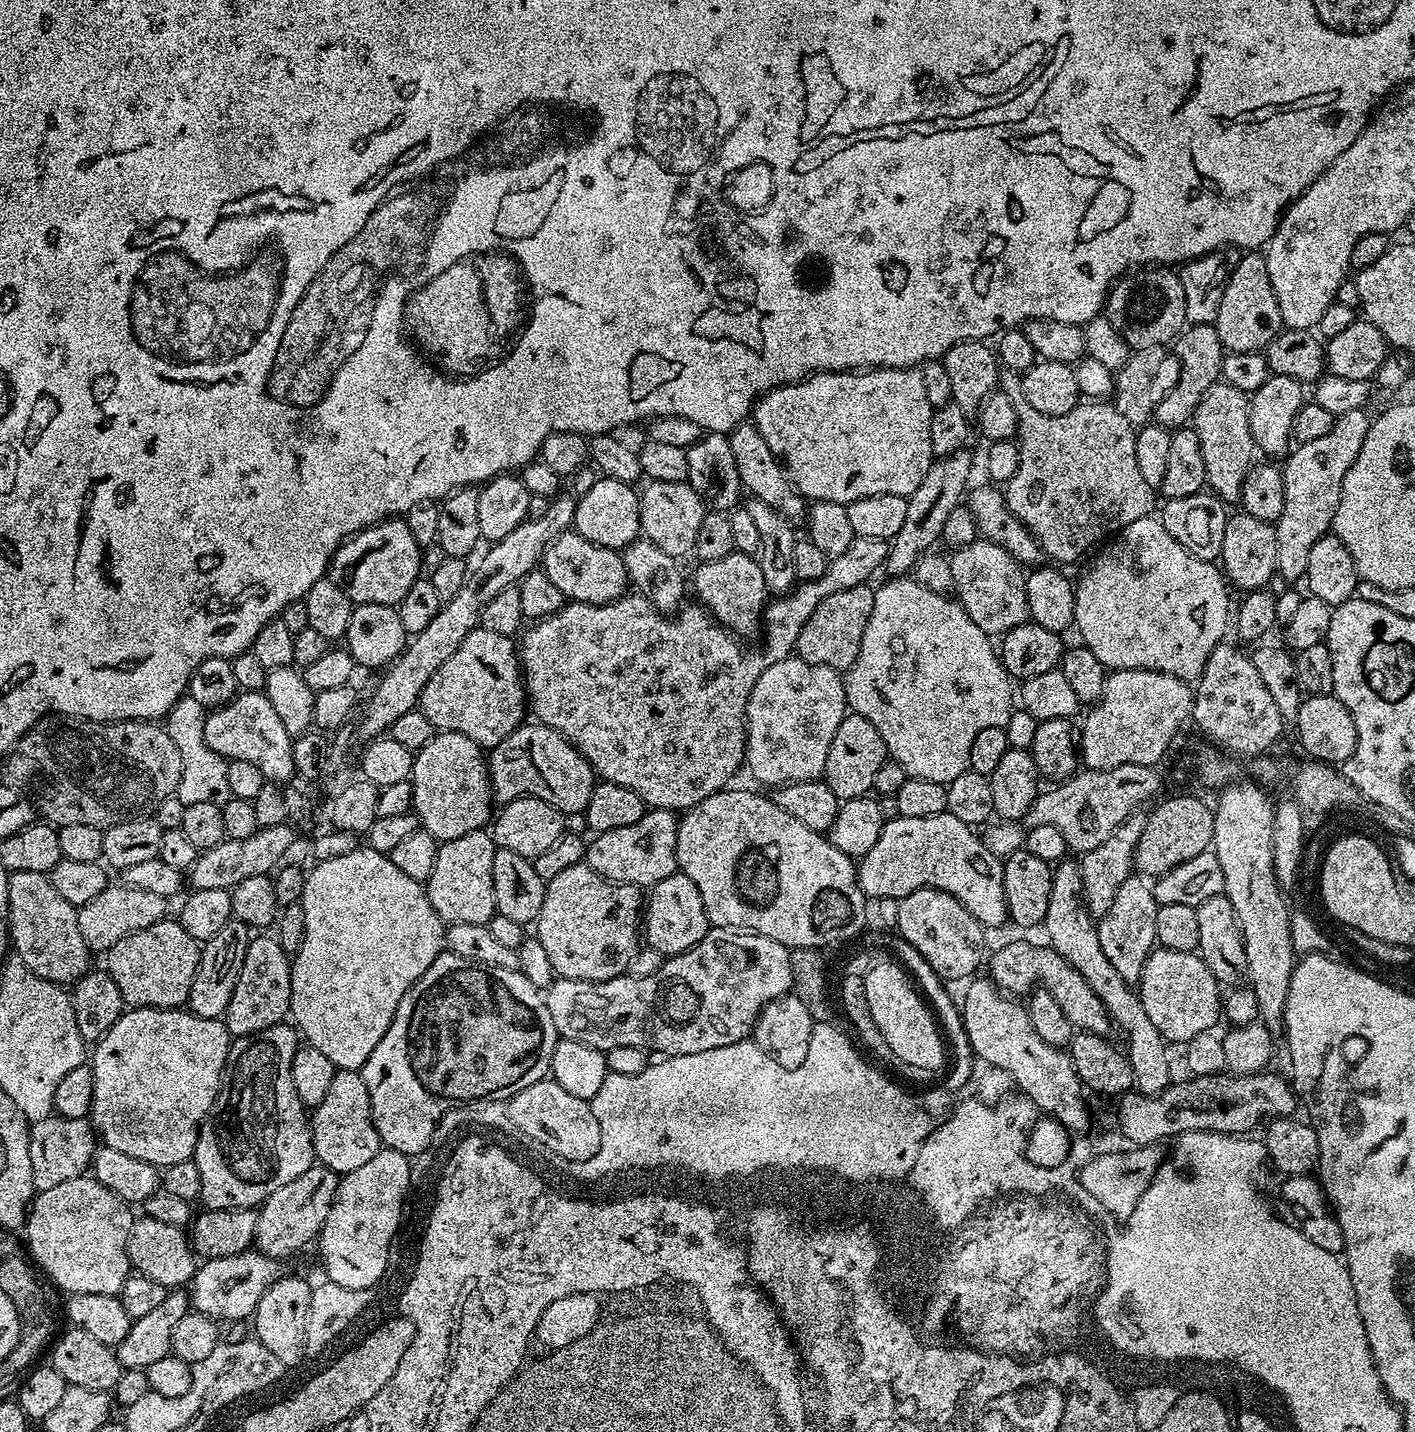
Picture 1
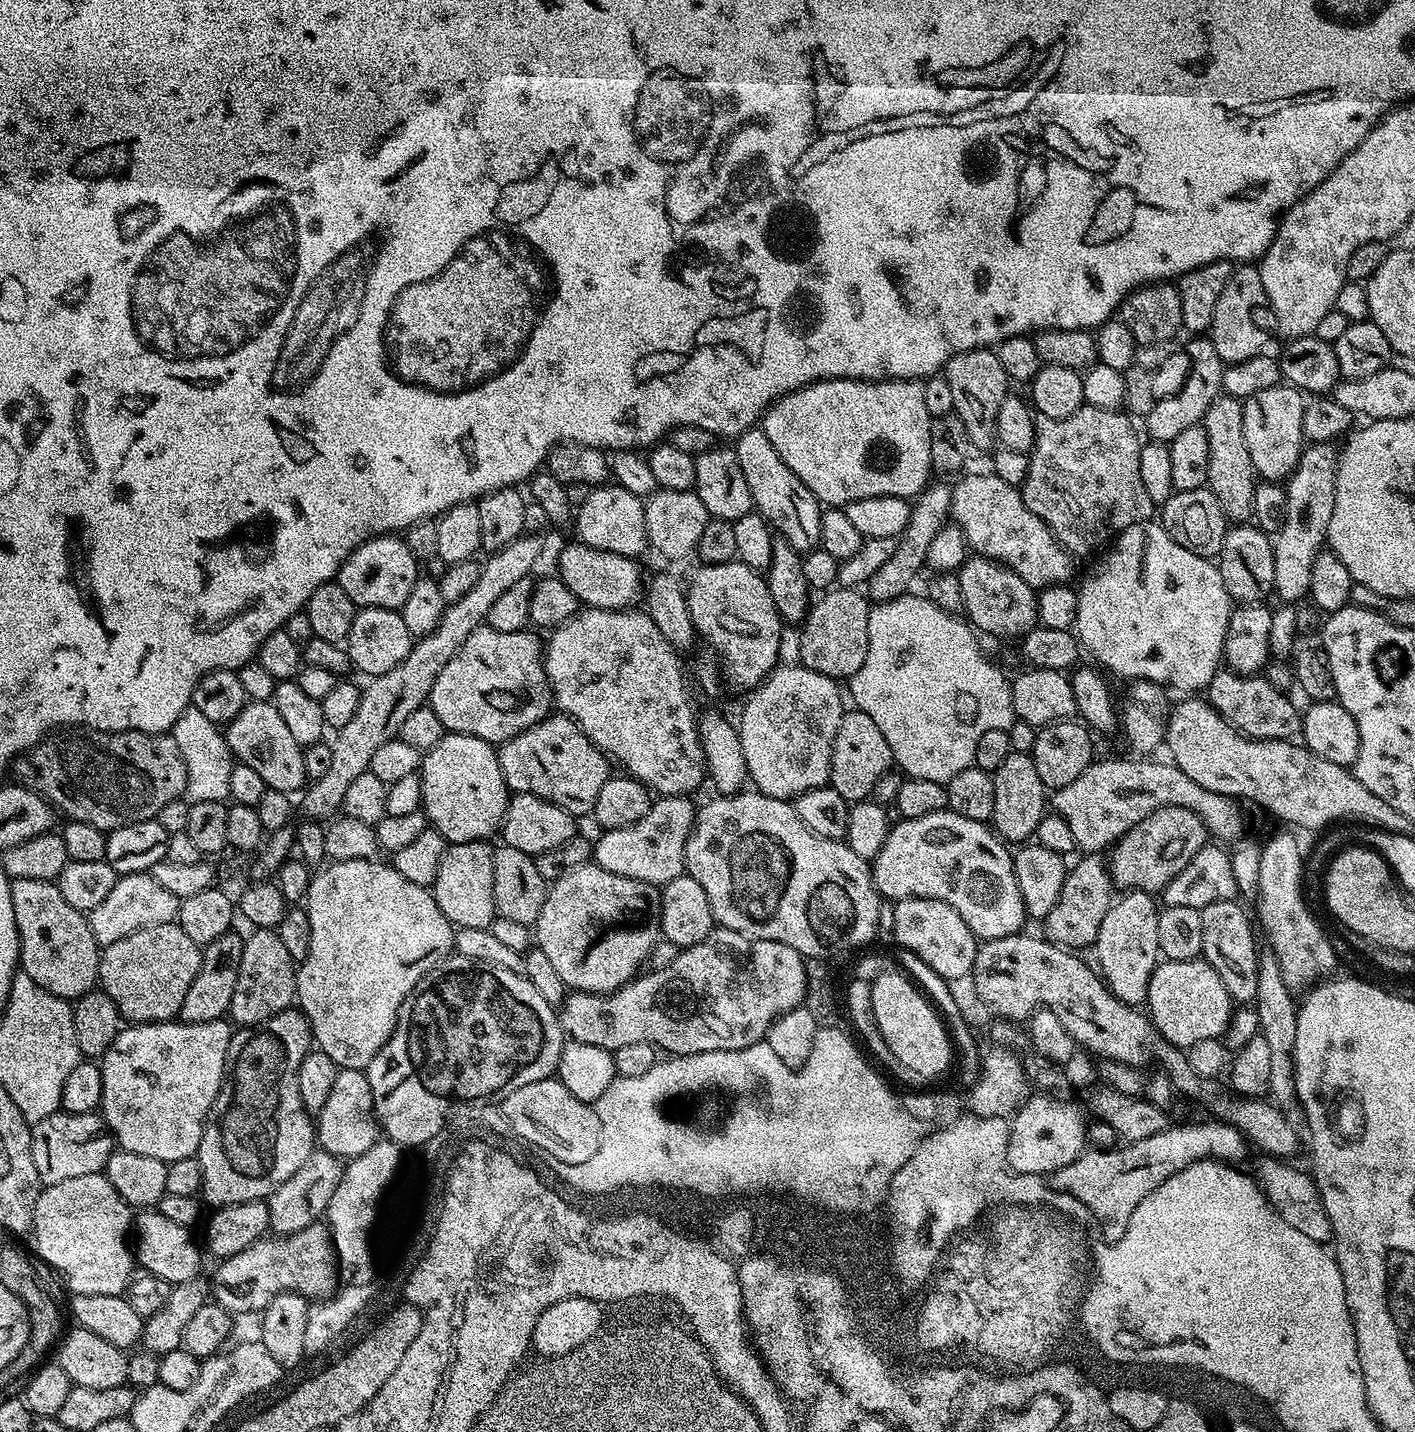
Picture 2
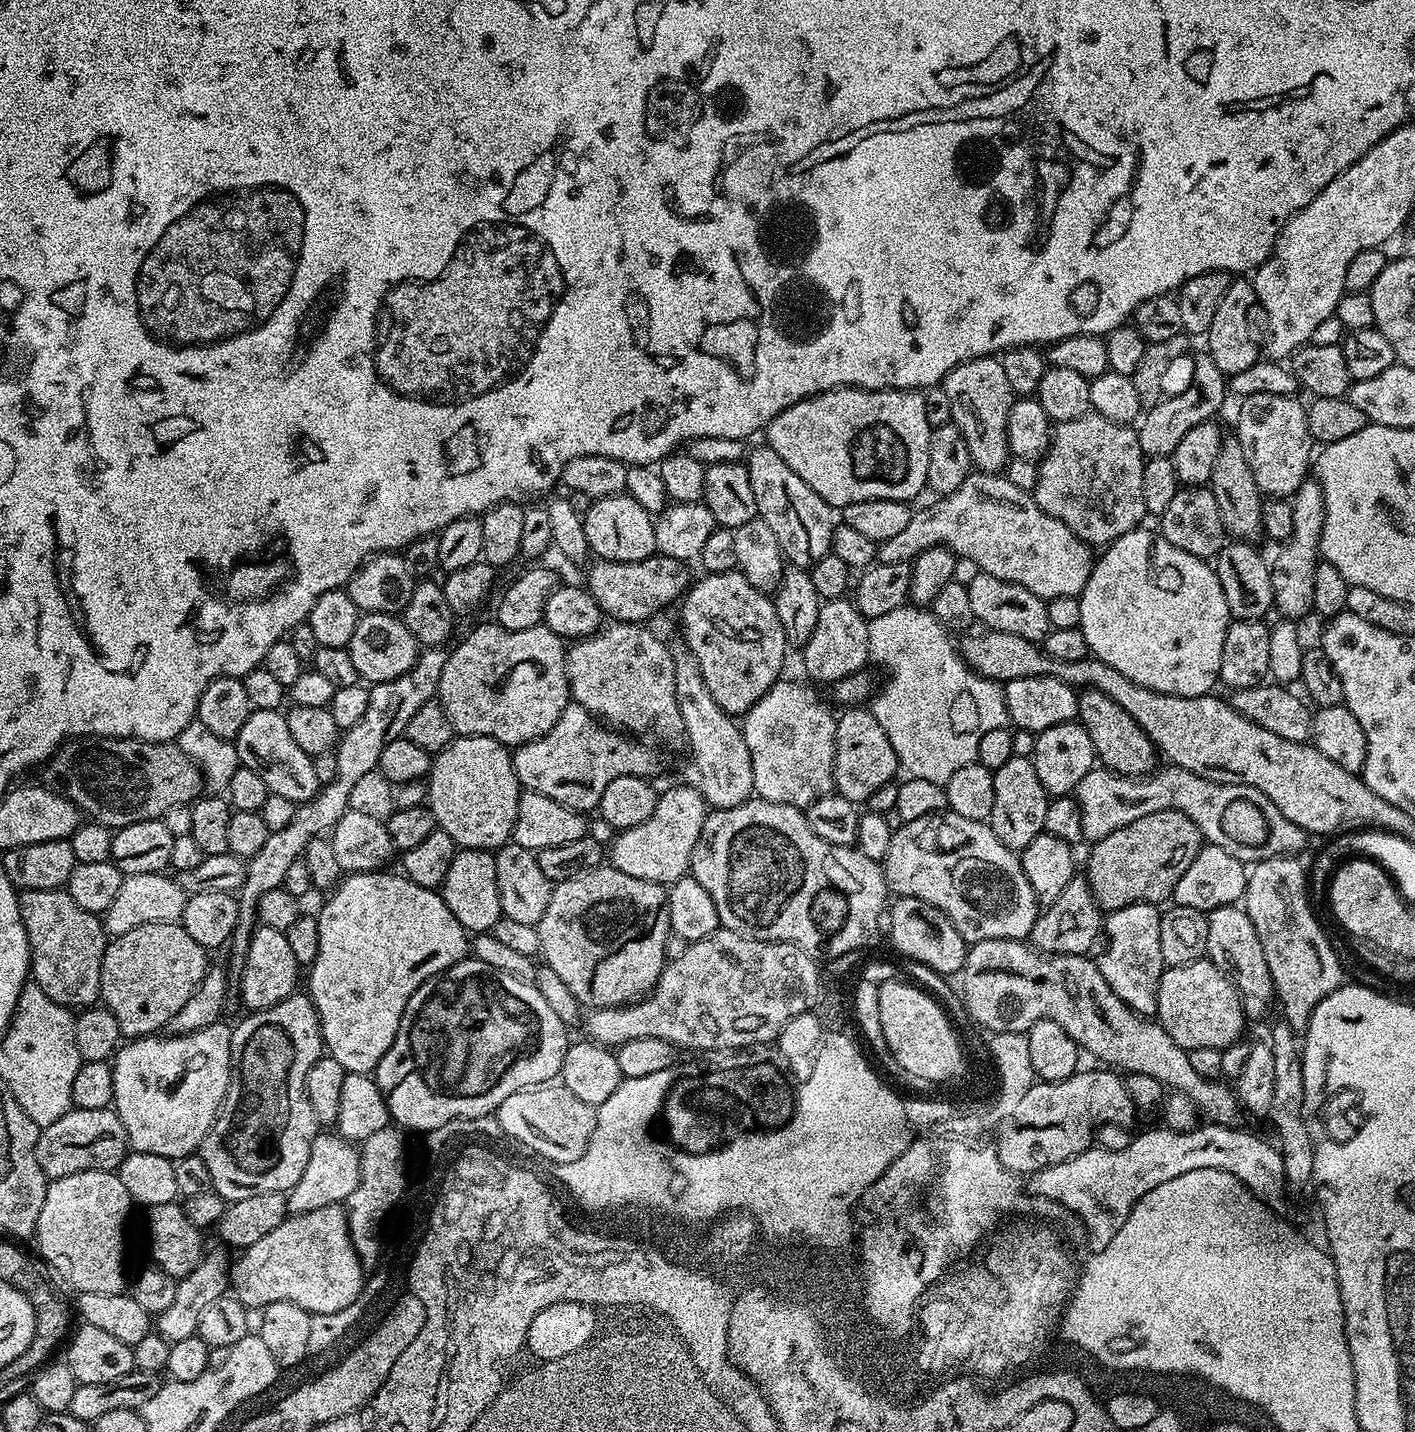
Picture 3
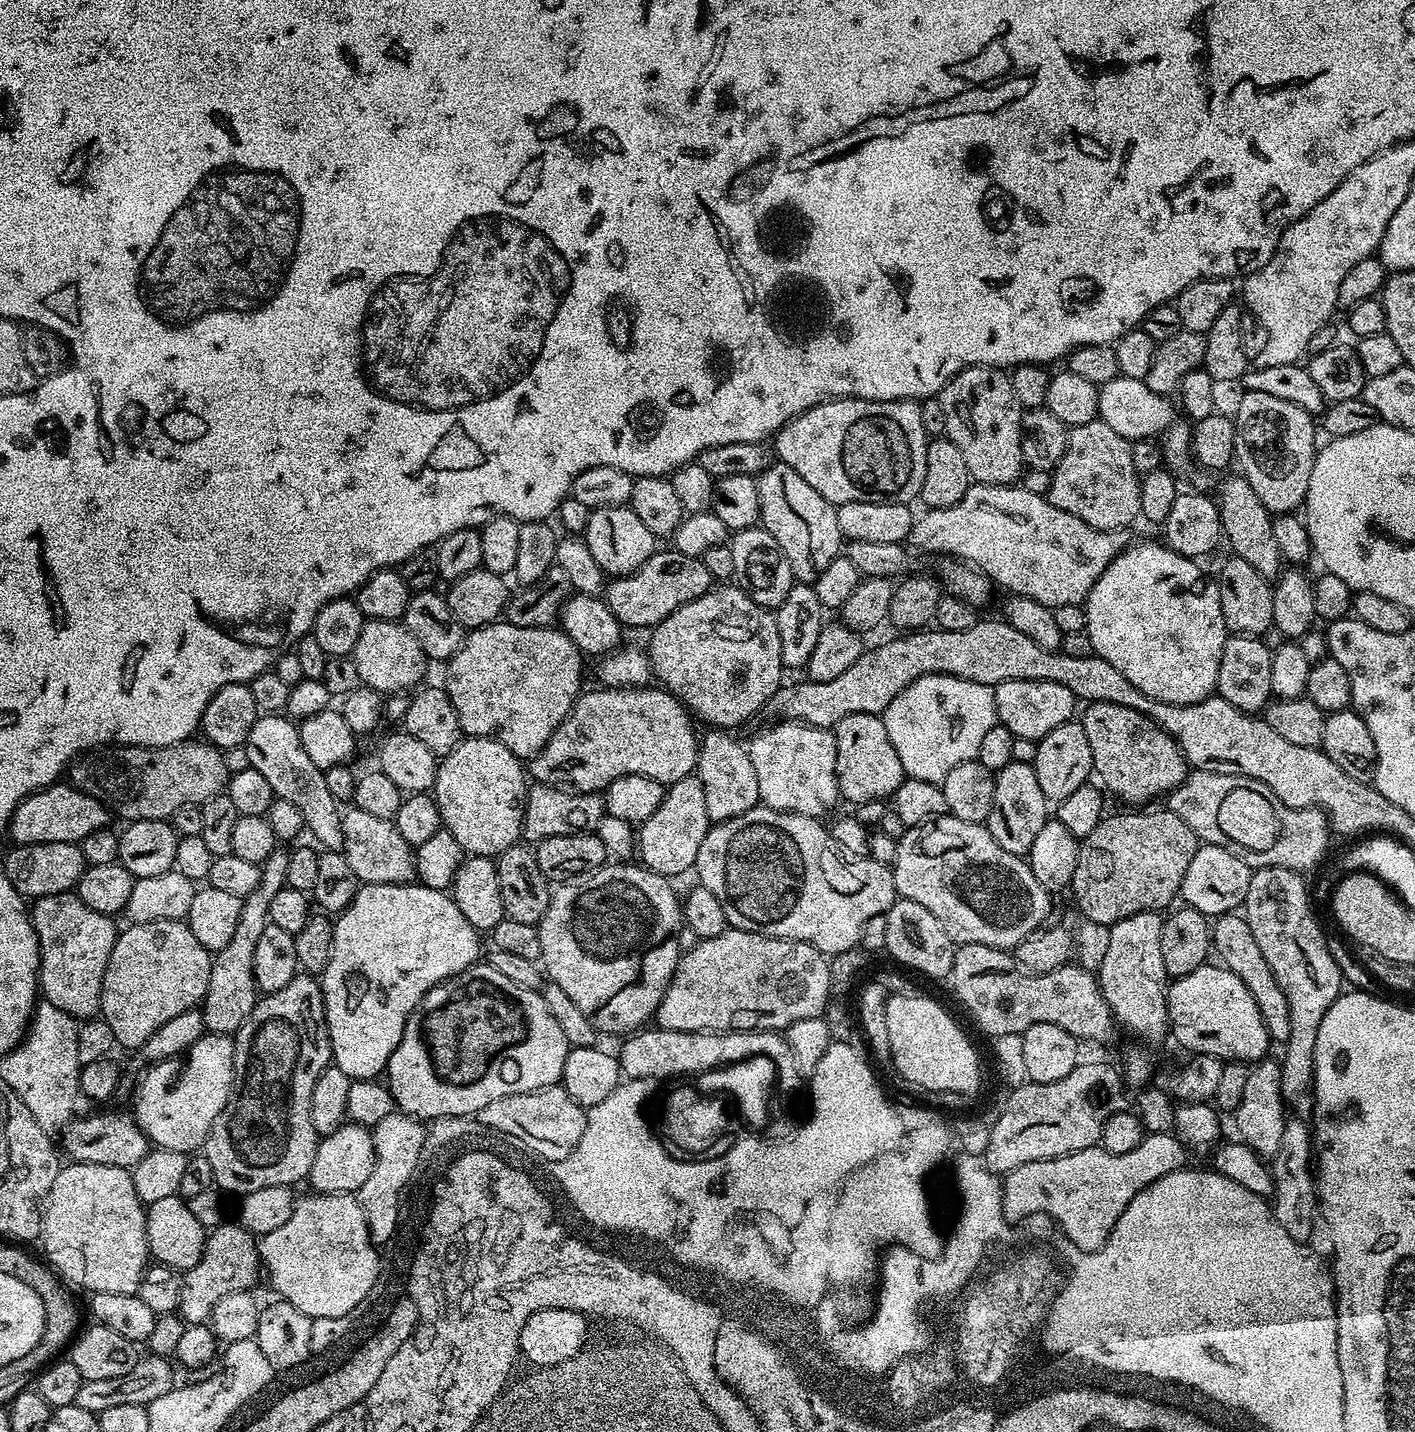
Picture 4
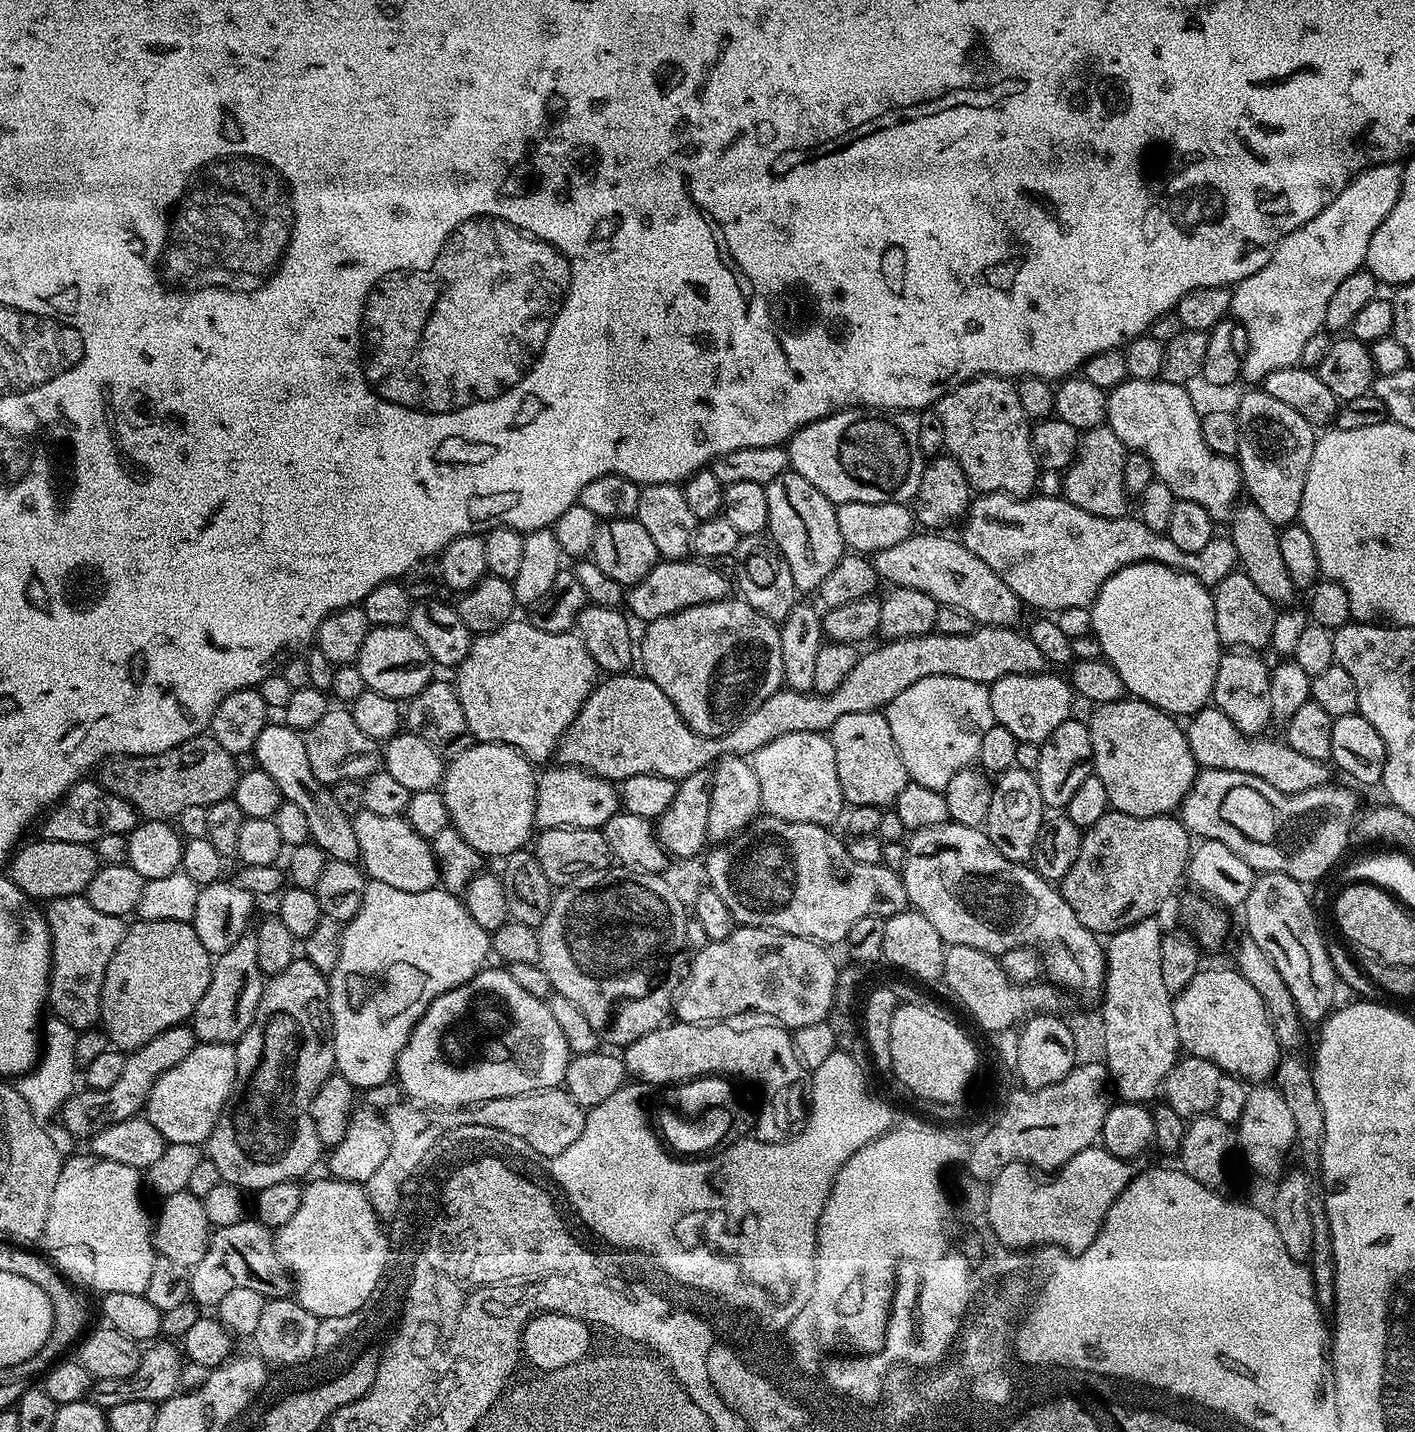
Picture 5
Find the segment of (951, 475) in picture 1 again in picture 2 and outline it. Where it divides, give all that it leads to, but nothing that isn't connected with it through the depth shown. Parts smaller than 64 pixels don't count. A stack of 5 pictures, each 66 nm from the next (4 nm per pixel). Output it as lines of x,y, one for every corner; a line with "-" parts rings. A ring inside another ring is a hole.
929,483
919,496
915,497
912,504
910,522
906,530
898,537
898,543
894,554
890,554
890,559
882,566
878,566
877,572
868,579
866,585
866,595
869,601
876,604
885,604
899,596
907,596
913,591
912,583
916,580
916,575
920,571
925,571
928,559
926,550
930,550
930,542
934,542
934,534
943,528
949,519
952,511
952,488
947,483

